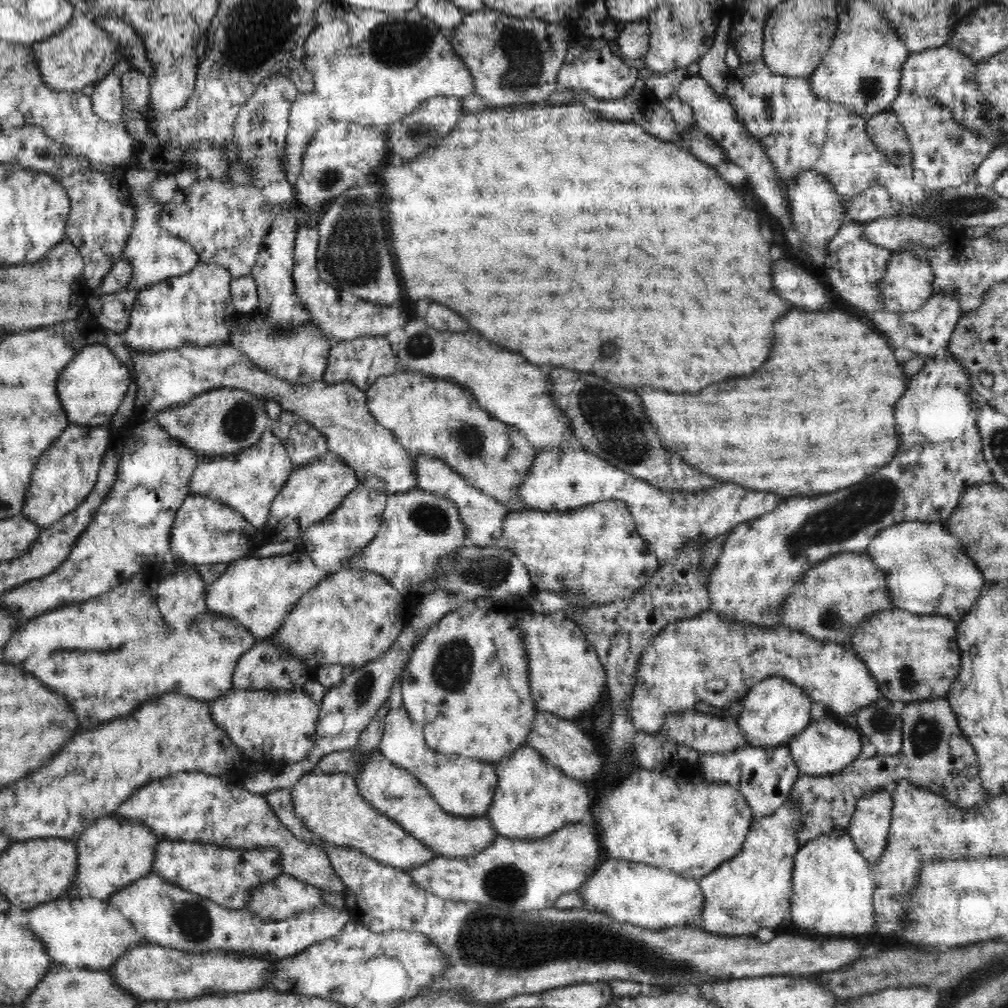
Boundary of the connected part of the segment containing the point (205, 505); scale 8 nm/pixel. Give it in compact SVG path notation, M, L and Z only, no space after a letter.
M190 493L177 511L171 528L169 558L184 565L200 566L222 562L229 564L238 558L246 557L250 550L256 548L252 545L252 540L254 540L256 533L257 529L245 519L243 514L236 513L236 510L229 508L220 501Z

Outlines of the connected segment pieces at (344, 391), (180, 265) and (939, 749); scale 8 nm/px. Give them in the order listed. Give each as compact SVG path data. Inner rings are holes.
M230 344L222 346L183 346L178 349L162 352L144 353L130 350L132 361L131 378L136 383L135 411L132 423L154 419L154 416L162 410L172 409L176 406L190 402L196 395L212 389L242 389L265 399L278 401L282 410L296 413L314 428L318 429L327 440L327 450L334 452L347 465L352 467L358 480L364 486L391 495L403 493L410 489L416 489L417 478L414 470L413 457L392 434L391 430L378 424L368 409L366 393L351 382L336 382L328 384L323 380L309 384L291 384L284 379L276 378L274 374L268 374L256 367L240 349Z
M133 163L126 166L124 172L125 185L131 194L131 202L135 210L135 223L126 242L126 248L123 250L122 259L132 263L133 273L127 288L137 288L138 291L167 278L188 274L196 268L198 262L201 262L196 250L189 243L170 235L158 225L163 206L158 205L150 195L146 195L156 178L158 178L158 172L152 169L138 169Z
M930 698L926 702L908 702L906 705L899 705L899 711L903 726L903 747L898 754L892 756L876 754L870 758L859 756L850 766L846 766L844 770L834 775L814 777L800 774L789 797L789 802L794 803L794 807L800 811L800 824L798 824L800 825L800 830L798 830L800 847L821 834L846 829L852 820L858 800L866 793L884 789L888 780L895 783L907 780L914 786L930 790L934 794L942 794L944 798L948 799L948 802L951 802L952 806L962 810L972 810L976 806L982 807L984 804L988 804L988 800L992 796L984 790L984 785L980 780L976 751L958 726L956 714L954 714L948 699Z

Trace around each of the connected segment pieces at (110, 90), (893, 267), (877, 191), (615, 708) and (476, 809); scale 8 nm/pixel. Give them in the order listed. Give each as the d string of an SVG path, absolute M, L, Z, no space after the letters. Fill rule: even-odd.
M102 78L94 87L94 92L90 97L96 116L109 123L120 122L123 115L120 83L111 79Z
M892 252L882 282L877 286L882 295L883 310L903 313L919 309L933 296L933 279L932 266L926 260L911 252Z
M872 183L863 193L857 194L852 200L845 202L846 215L853 221L868 223L880 217L899 215L891 205L888 189L880 183Z
M708 540L702 542L686 542L676 558L668 562L660 562L654 576L644 584L644 588L634 594L634 598L624 598L614 602L593 606L588 610L581 610L568 604L560 594L552 591L533 591L526 602L534 612L543 614L568 615L582 628L590 645L596 649L597 655L604 665L609 704L612 708L612 728L606 733L608 738L609 758L613 762L620 762L626 758L626 751L633 747L633 726L629 714L628 702L632 700L632 690L636 684L638 662L644 654L652 638L664 630L664 626L672 622L680 622L684 618L692 618L704 612L711 605L708 594L708 570L701 570L700 555L703 546Z
M403 704L400 708L390 707L390 710L388 710L388 718L386 718L379 751L397 767L408 771L409 774L416 777L430 791L430 794L436 799L436 802L444 812L466 818L479 817L487 814L492 804L497 785L497 770L492 766L493 763L487 763L462 755L444 754L433 751L432 748L427 746L423 727L419 723L412 721Z

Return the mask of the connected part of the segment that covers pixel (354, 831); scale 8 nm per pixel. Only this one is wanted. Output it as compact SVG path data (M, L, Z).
M307 773L290 789L290 793L296 817L304 821L312 834L322 837L329 845L358 849L375 861L404 871L422 866L436 857L430 848L404 831L396 821L366 802L355 778L348 773Z

